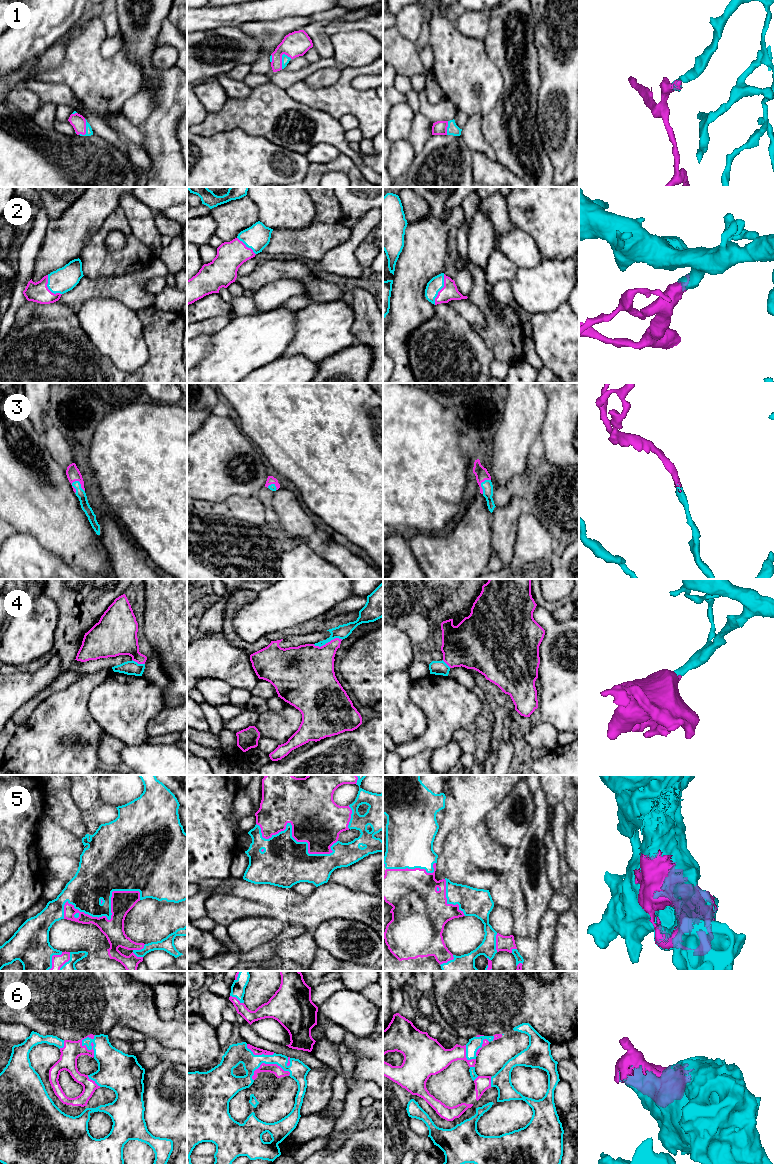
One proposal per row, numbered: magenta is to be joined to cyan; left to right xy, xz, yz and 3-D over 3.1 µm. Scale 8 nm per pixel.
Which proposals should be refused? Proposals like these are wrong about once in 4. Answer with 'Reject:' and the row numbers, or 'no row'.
Reject: 4

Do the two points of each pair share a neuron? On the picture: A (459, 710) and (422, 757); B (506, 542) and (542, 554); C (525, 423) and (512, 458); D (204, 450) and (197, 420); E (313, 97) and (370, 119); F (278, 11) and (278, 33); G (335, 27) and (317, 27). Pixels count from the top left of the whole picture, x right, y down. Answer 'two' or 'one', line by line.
A: two
B: two
C: one
D: two
E: one
F: two
G: two

